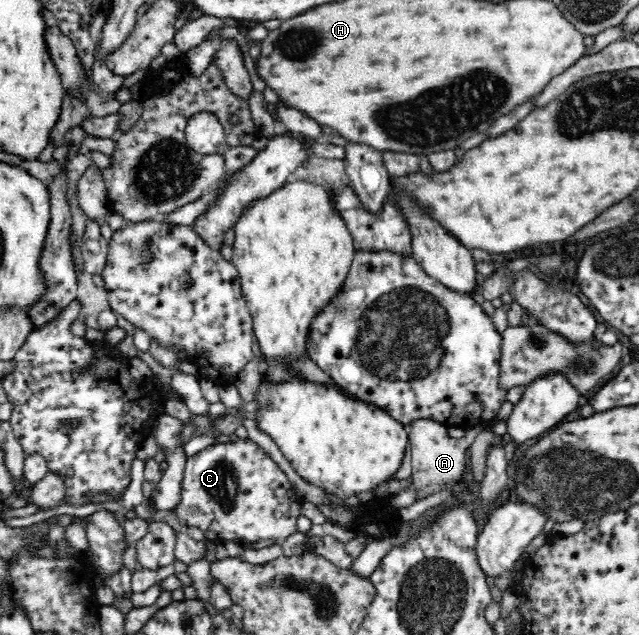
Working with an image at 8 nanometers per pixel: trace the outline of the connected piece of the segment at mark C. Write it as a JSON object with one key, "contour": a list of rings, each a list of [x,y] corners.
{"contour":[[[237,439],[217,442],[206,446],[186,460],[181,481],[182,493],[175,514],[181,525],[199,527],[205,532],[205,540],[222,543],[225,540],[258,541],[274,538],[278,543],[297,533],[296,522],[299,518],[299,506],[302,498],[295,495],[291,482],[283,470],[252,439]]]}

